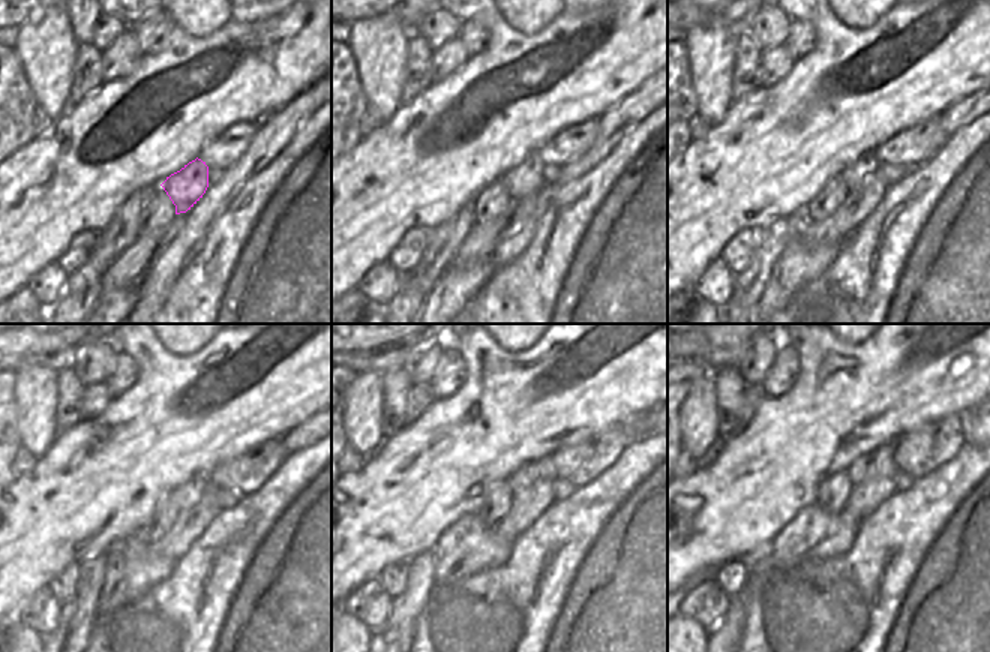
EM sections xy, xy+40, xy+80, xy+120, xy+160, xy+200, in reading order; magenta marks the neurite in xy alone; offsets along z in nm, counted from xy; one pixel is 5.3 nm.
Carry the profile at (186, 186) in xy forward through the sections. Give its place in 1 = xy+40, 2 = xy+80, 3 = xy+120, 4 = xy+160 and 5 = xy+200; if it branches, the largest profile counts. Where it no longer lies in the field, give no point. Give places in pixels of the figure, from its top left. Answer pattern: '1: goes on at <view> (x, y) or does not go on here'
1: goes on at xy+40 (528, 177)
2: goes on at xy+80 (867, 164)
3: goes on at xy+120 (188, 495)
4: goes on at xy+160 (530, 471)
5: goes on at xy+200 (860, 468)

